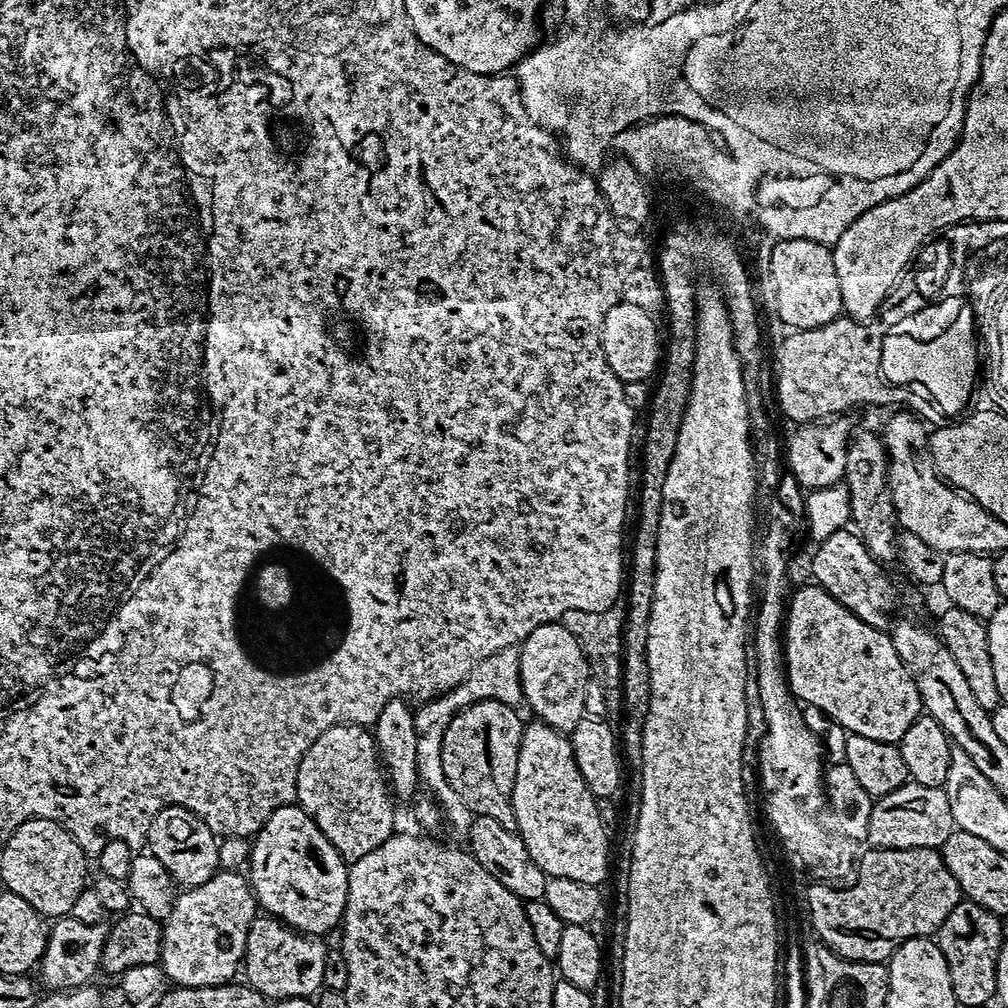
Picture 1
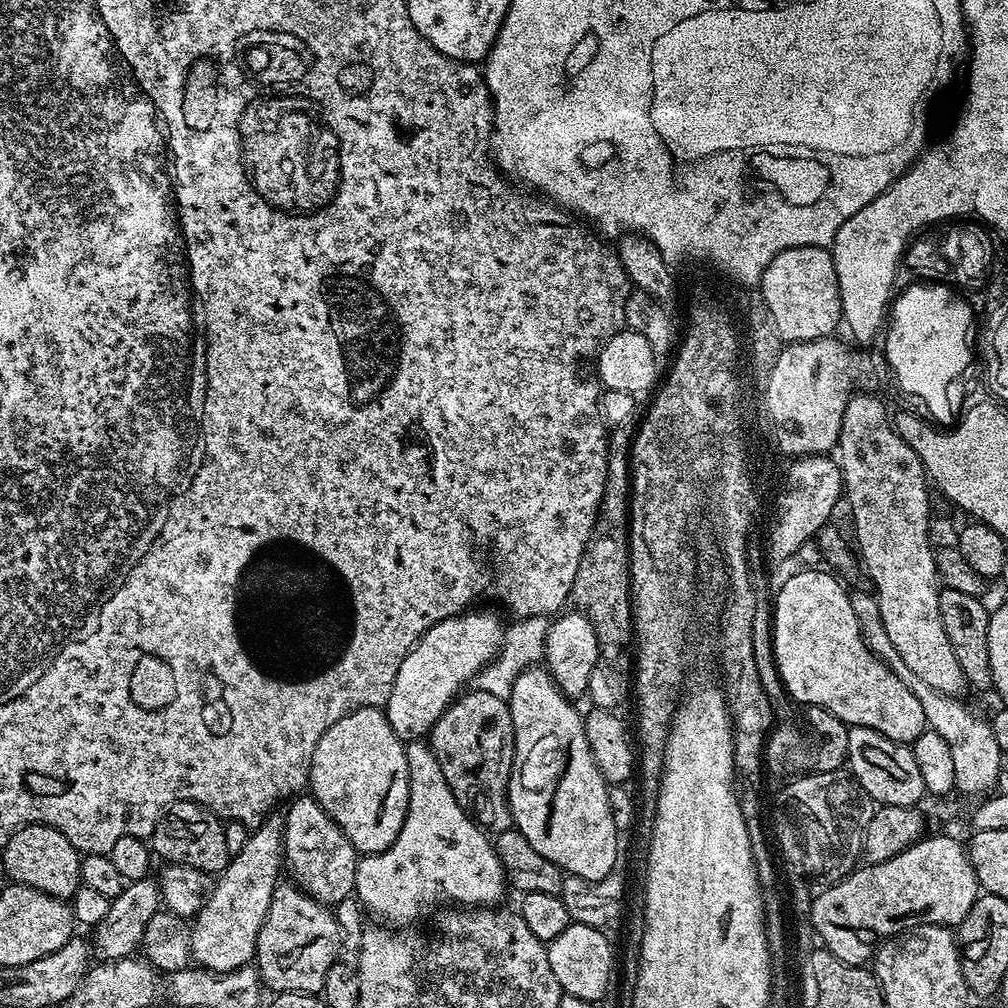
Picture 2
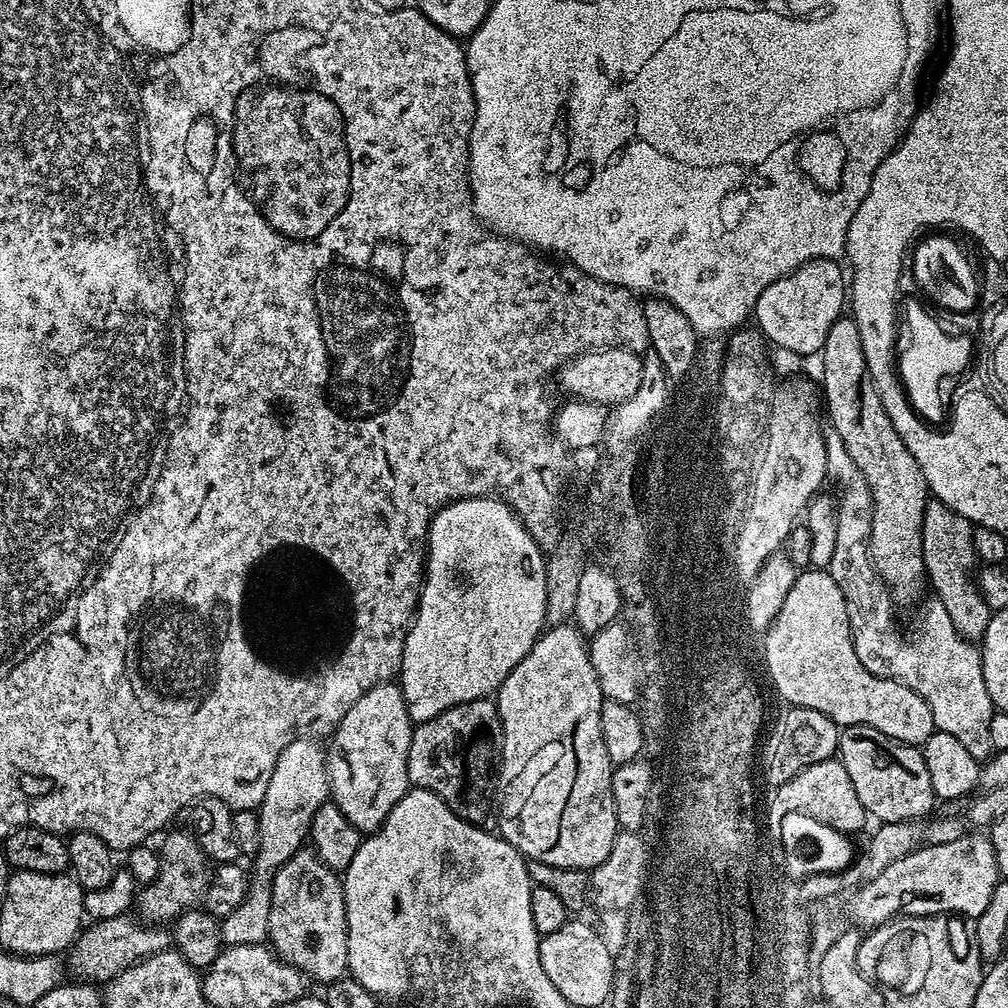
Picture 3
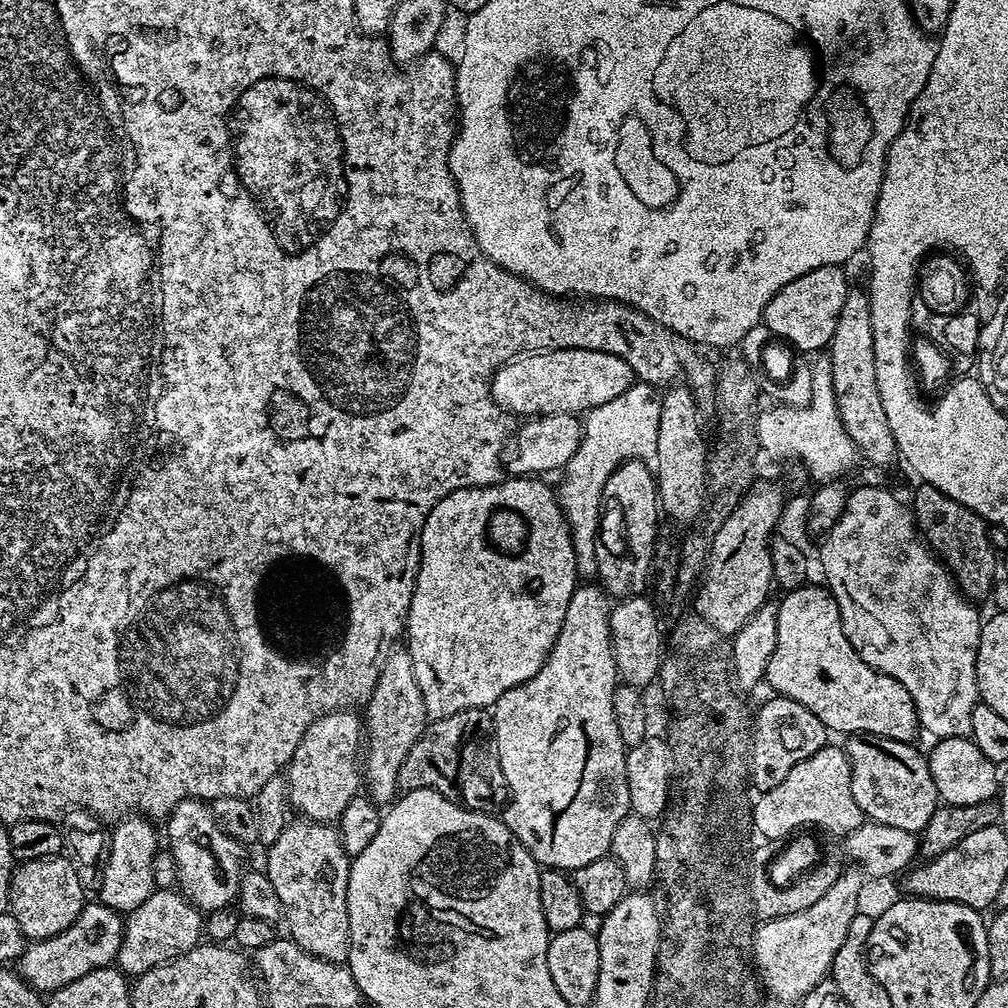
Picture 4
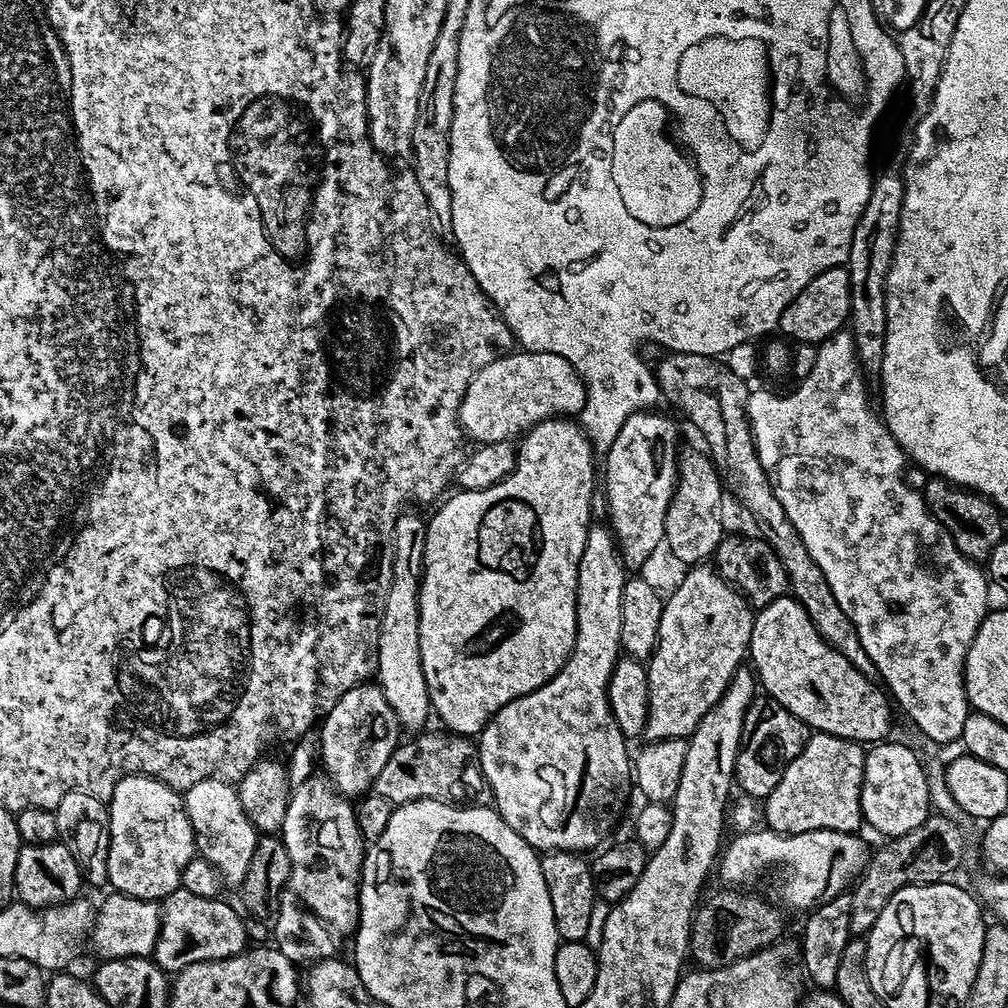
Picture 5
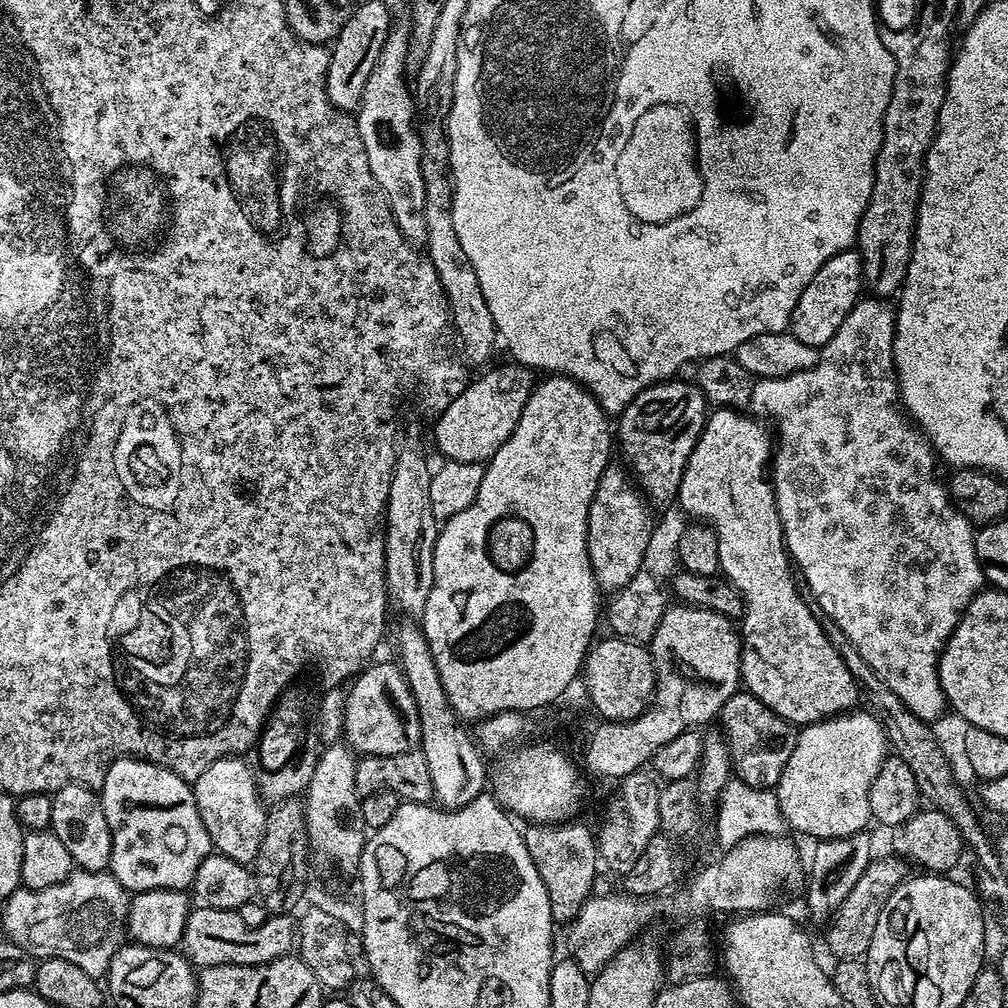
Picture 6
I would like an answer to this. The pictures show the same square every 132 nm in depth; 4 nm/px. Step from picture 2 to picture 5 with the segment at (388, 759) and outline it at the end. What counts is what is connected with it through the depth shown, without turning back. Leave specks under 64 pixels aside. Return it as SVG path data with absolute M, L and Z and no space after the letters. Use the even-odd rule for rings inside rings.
M411 510L405 511L397 518L396 528L392 531L392 581L380 619L375 675L378 687L386 694L386 702L390 702L390 710L394 710L404 730L423 729L432 712L426 674L422 674L420 649L420 580L424 577L425 542L425 517Z

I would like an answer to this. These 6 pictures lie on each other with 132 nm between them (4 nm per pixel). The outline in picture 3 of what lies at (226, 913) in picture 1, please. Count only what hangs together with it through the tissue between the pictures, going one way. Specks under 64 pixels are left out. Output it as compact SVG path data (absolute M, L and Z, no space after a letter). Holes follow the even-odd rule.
M315 739L295 740L290 742L278 754L278 762L274 766L274 774L270 774L270 786L264 788L264 801L258 809L260 818L260 841L258 850L250 864L250 879L248 882L248 896L230 915L219 921L220 934L225 945L233 944L263 944L268 940L270 926L270 902L272 901L272 879L281 866L309 839L314 816L329 799L328 790L328 758L323 747L319 748Z

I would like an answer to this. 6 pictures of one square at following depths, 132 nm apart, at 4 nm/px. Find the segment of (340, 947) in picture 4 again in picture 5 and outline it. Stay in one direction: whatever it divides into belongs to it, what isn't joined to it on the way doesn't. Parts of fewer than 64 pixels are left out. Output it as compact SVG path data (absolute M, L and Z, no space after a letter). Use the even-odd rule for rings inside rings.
M313 778L295 785L288 798L286 818L282 822L279 835L286 846L286 854L290 856L287 883L290 891L305 908L310 909L322 923L328 925L333 933L355 933L360 925L360 870L364 867L366 841L358 830L353 801L340 795L324 778Z

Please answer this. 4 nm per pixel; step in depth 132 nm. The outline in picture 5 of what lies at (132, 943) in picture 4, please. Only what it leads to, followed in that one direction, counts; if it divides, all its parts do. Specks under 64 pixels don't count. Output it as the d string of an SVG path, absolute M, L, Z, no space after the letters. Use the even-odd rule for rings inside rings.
M176 888L162 901L160 937L154 951L156 965L164 972L175 974L194 962L221 960L245 951L250 941L241 913L237 912L224 898L202 898L185 888Z

